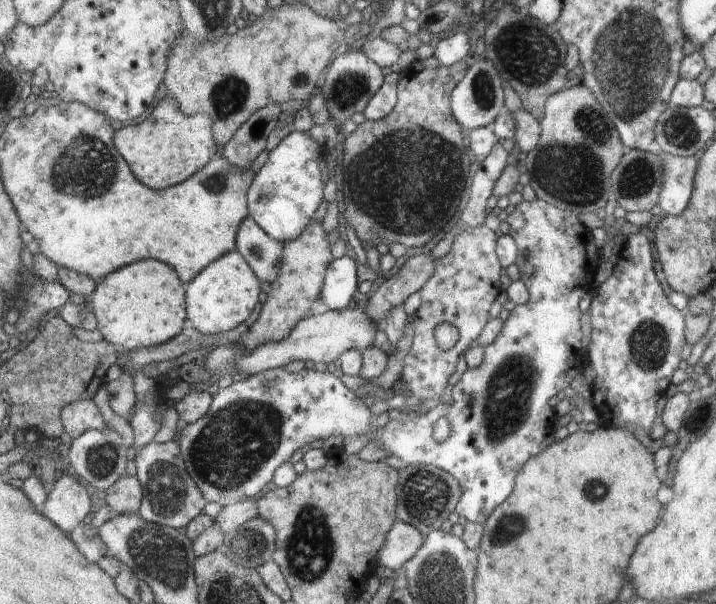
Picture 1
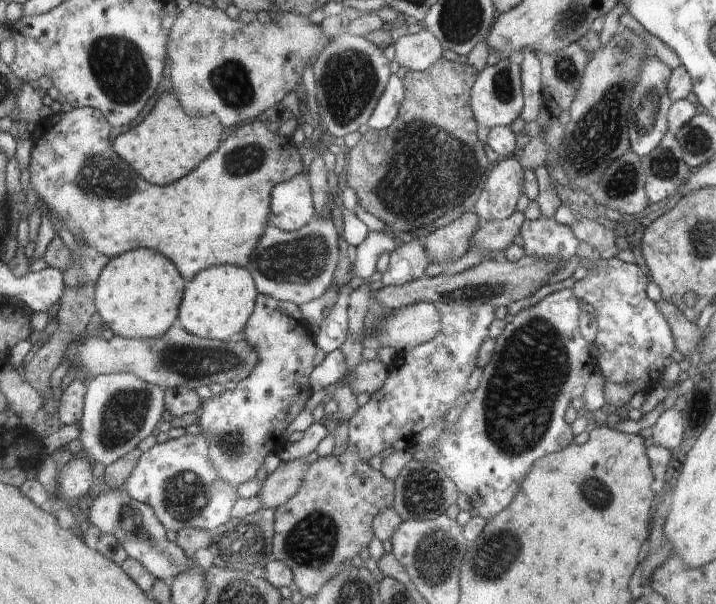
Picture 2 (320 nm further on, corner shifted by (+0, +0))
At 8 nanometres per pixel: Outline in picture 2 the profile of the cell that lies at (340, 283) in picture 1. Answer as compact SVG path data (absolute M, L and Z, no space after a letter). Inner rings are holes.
M369 231L364 241L356 245L356 260L352 264L355 276L360 276L363 280L377 277L377 258L382 253L391 253L398 244L394 234L386 231Z

